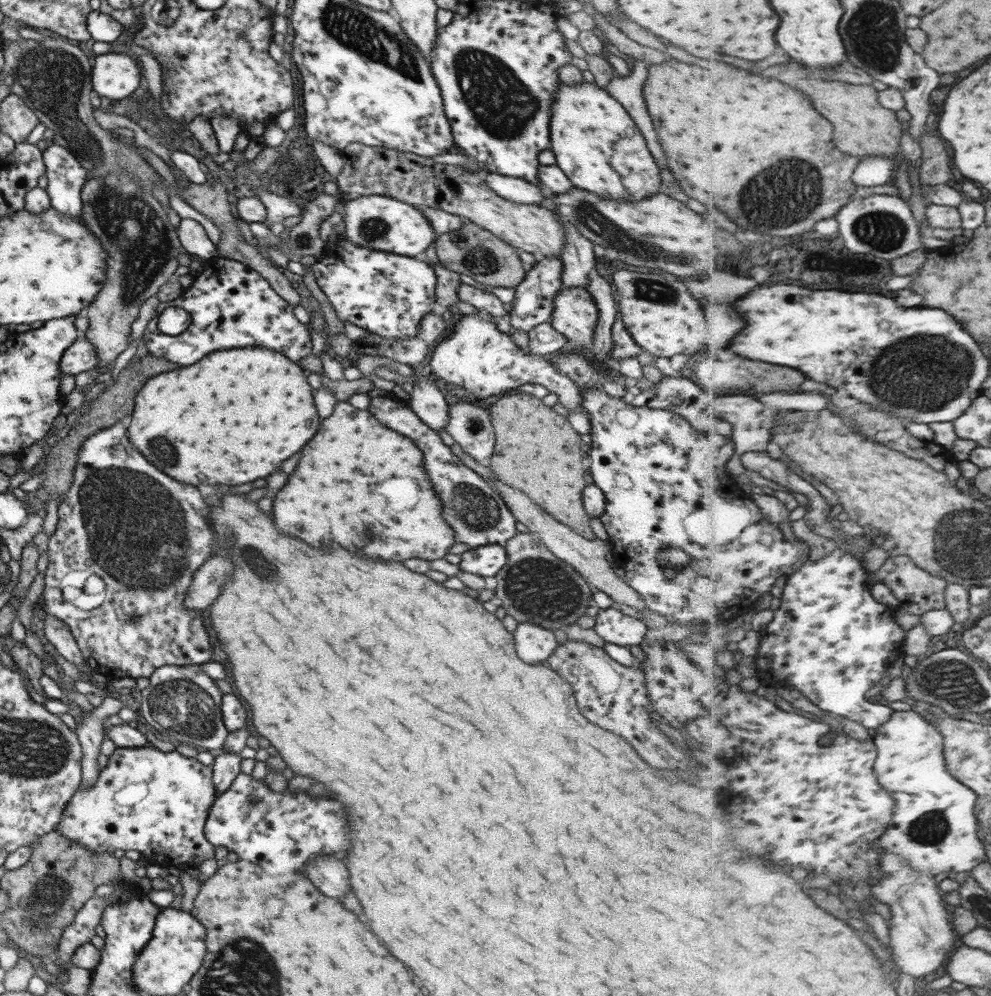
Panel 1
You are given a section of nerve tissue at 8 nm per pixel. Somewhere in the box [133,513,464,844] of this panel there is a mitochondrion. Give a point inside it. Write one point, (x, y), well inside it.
(183, 707)

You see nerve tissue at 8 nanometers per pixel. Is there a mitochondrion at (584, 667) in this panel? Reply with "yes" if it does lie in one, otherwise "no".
no

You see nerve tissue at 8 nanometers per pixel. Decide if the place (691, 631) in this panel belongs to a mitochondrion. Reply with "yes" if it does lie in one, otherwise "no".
no

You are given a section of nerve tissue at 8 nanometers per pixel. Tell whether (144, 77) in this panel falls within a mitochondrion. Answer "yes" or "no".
no

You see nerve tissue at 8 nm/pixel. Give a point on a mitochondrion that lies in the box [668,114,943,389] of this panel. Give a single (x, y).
(782, 199)

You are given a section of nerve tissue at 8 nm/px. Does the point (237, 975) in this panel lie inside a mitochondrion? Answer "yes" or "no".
yes

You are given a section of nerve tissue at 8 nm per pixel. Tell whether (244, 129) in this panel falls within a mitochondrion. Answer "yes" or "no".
no

